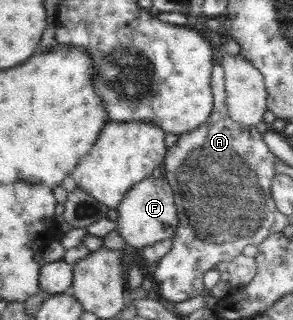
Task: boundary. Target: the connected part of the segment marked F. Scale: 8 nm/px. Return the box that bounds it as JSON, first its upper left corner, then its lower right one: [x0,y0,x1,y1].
[117,174,179,248]

